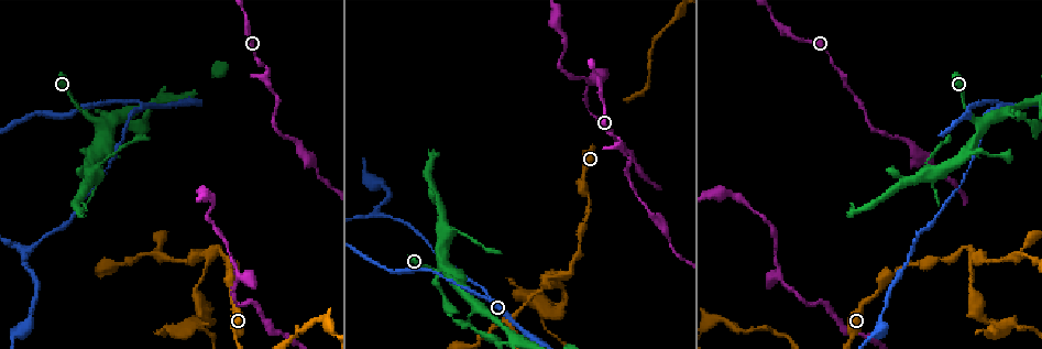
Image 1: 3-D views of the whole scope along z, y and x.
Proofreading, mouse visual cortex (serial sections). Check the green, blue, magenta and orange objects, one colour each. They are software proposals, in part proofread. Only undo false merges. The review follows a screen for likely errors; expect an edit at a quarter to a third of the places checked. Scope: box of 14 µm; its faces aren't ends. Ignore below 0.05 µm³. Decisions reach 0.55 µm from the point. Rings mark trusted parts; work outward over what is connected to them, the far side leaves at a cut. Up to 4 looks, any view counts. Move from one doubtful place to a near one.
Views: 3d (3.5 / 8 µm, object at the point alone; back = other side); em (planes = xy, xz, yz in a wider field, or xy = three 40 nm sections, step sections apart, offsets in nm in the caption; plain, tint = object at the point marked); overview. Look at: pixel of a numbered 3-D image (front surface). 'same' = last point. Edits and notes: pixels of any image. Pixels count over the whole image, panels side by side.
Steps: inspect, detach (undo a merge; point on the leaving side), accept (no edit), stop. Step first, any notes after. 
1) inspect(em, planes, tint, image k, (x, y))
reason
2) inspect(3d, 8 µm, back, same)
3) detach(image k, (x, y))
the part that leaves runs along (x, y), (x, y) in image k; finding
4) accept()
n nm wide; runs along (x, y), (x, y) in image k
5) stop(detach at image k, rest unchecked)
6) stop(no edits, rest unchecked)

inspect(3d, 3.5 µm, back, image 1, (561, 273))
abrupt turn

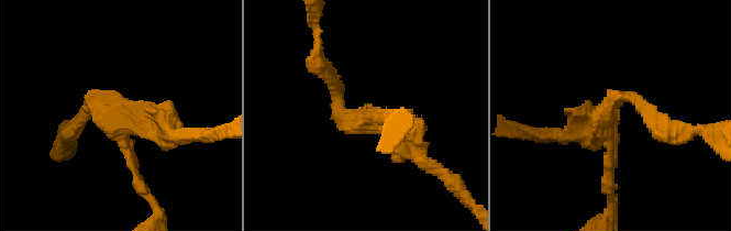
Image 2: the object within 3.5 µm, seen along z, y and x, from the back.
inspect(em, xy, step 3, tint, image 2, (606, 122))
3 arms; arms of 100, 200, 300 nm; shape alone is not enough

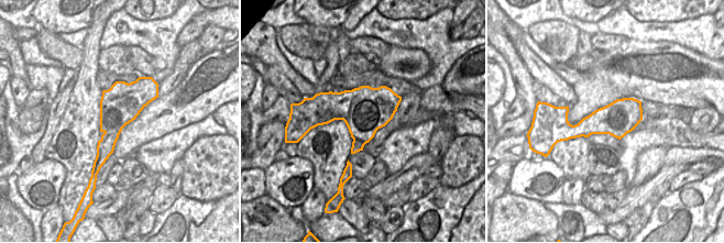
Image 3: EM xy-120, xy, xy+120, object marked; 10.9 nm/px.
accept()
all the same cell

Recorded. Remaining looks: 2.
inspect(3d, 3.5 µm, image 1, (161, 101))
sharp bend

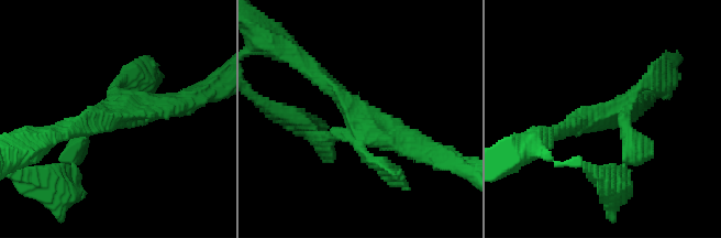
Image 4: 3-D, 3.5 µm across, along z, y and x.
inspect(em, xy, step 3, tint, image 4, (605, 115))
4 arms; arms of 150, 200, 250, 300 nm

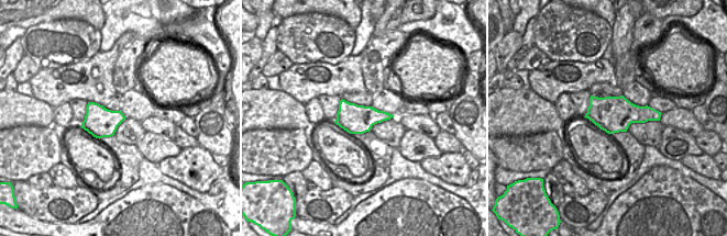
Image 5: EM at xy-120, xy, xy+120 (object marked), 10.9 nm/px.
accept()
continuous, no second cell

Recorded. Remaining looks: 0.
stop(no edits, rest unchecked)

